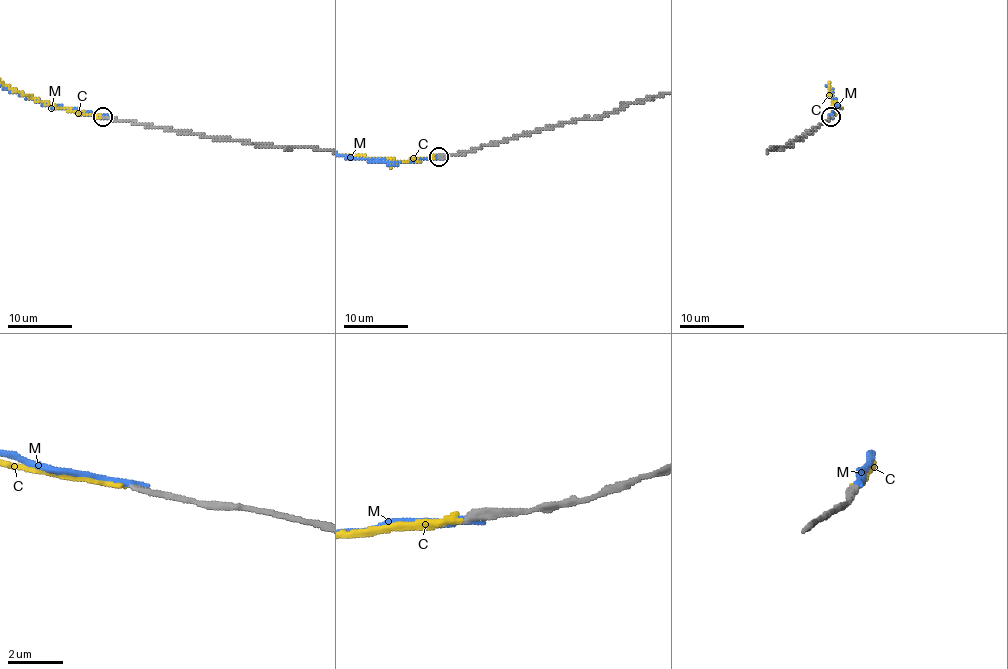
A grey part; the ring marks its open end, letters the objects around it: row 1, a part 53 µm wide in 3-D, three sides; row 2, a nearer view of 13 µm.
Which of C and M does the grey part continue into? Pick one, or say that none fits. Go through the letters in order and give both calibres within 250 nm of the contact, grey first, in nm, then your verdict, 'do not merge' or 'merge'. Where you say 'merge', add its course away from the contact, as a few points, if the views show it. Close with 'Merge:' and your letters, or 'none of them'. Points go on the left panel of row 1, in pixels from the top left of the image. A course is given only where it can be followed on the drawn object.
C: 220/200 nm | merge
M: 240/240 nm | do not merge
Merge: C

